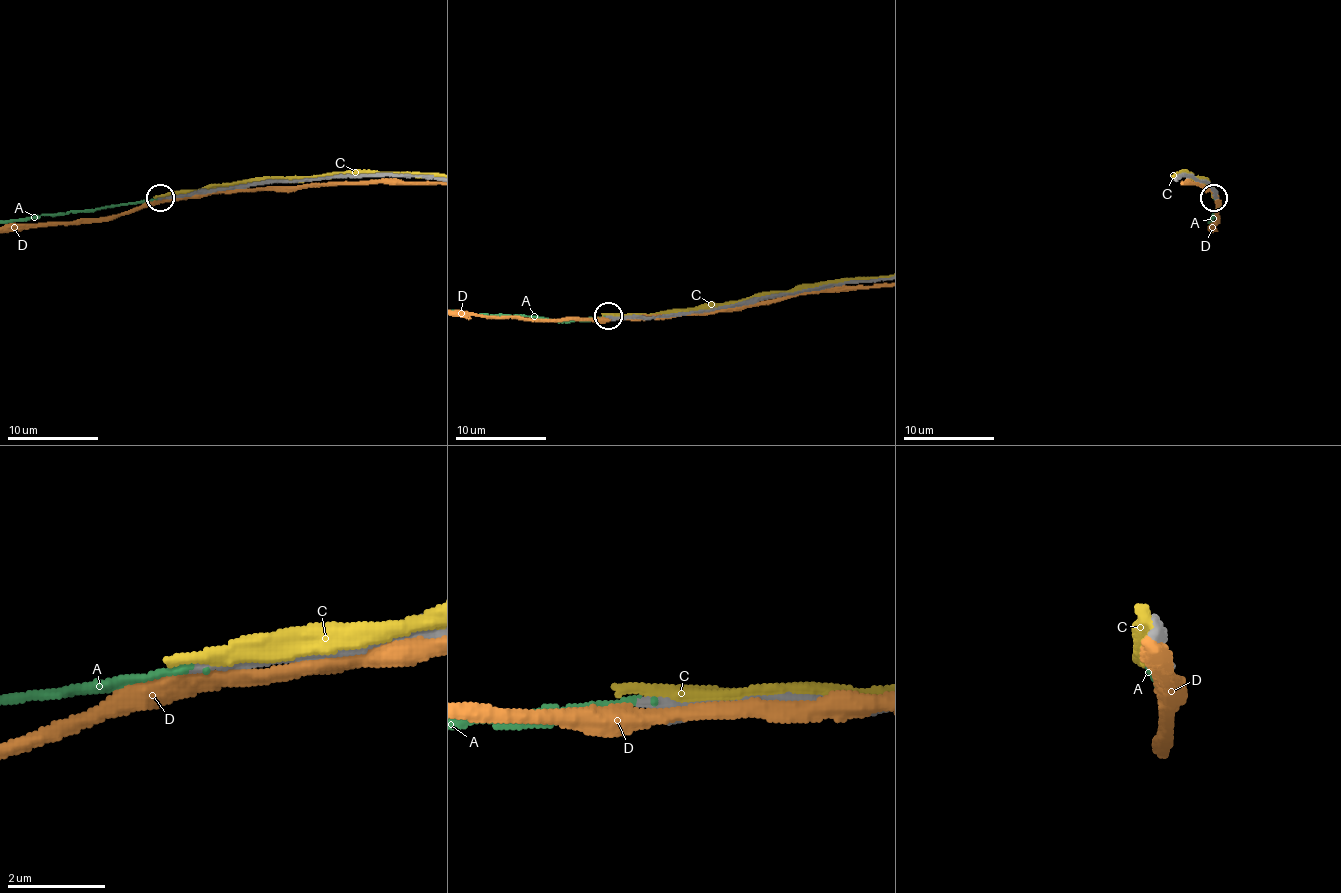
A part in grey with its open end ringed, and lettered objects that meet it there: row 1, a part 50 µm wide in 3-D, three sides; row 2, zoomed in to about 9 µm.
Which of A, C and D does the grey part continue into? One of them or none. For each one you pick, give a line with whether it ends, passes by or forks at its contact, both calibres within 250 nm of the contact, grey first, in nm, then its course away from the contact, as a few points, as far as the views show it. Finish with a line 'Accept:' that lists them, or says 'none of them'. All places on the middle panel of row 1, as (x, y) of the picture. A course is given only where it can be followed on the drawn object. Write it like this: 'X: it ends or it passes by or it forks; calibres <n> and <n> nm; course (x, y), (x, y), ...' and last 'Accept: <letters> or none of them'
A: it ends; calibres 240 and 80 nm
Accept: A

